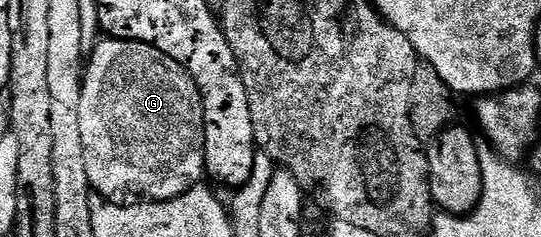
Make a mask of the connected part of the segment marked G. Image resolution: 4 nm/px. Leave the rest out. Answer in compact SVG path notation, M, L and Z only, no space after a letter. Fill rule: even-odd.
M108 37L102 38L100 42L98 42L97 46L93 48L91 54L87 59L87 66L83 71L83 78L81 80L81 96L79 97L79 129L81 130L81 134L83 136L83 161L87 161L87 177L89 178L89 186L92 188L94 192L97 191L98 196L101 197L121 197L117 195L137 195L133 197L144 197L149 201L160 201L163 199L174 199L175 197L179 197L183 193L187 193L191 190L192 187L198 186L202 182L203 176L206 174L205 169L205 110L203 109L203 101L201 100L201 94L199 93L199 89L195 85L195 81L190 77L188 71L185 70L184 67L181 66L180 63L177 63L171 57L167 57L162 53L159 49L155 49L151 45L147 45L146 43L140 43L139 41L135 41L134 39L110 39Z

